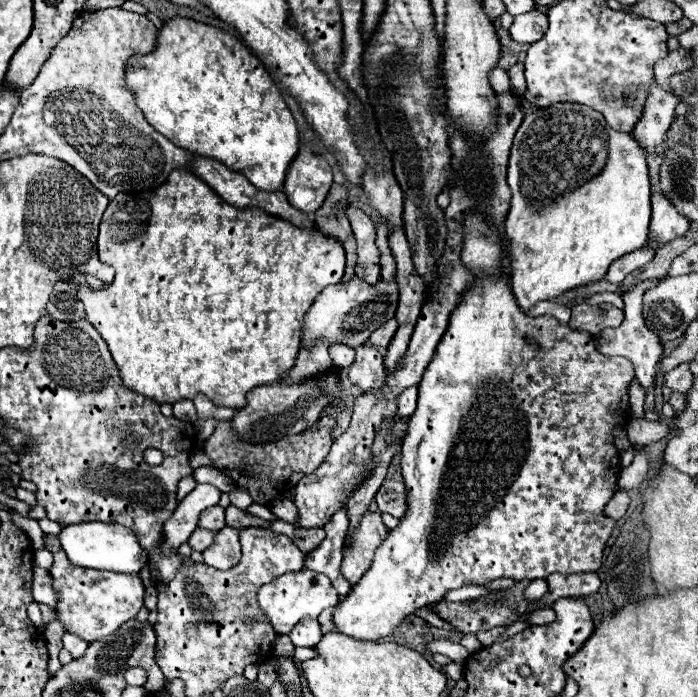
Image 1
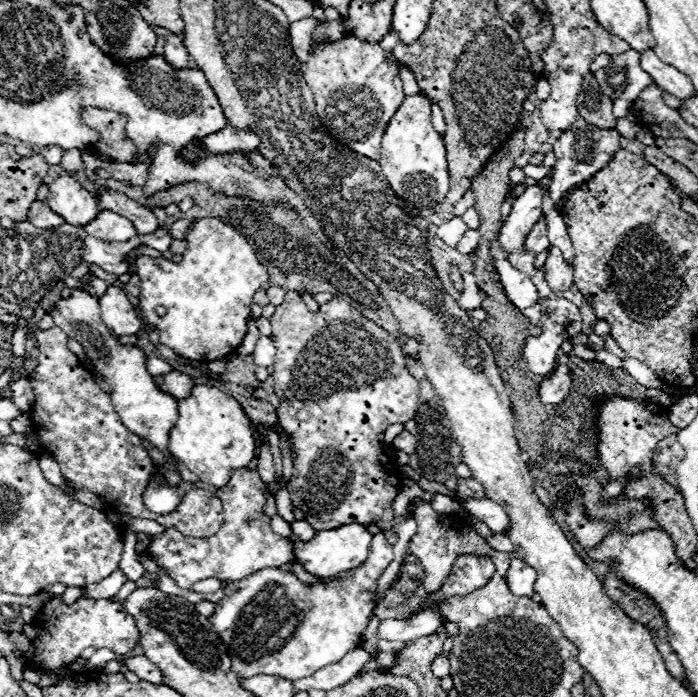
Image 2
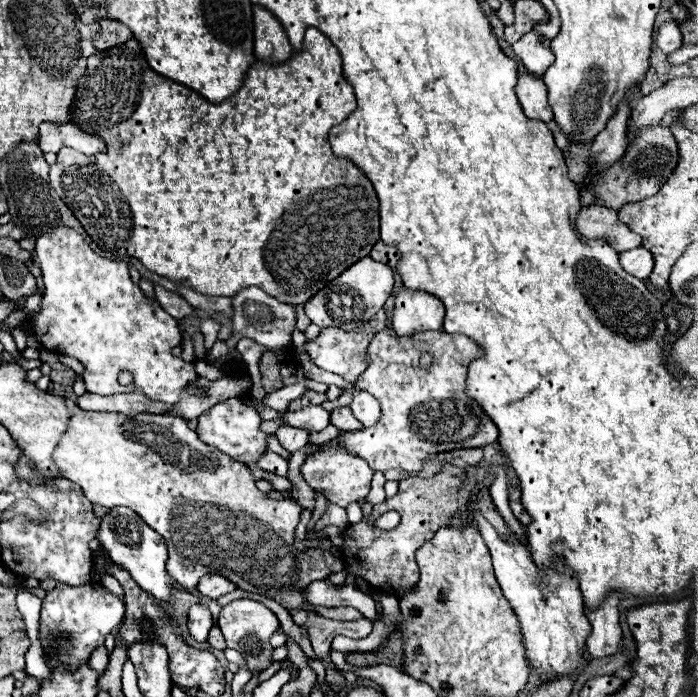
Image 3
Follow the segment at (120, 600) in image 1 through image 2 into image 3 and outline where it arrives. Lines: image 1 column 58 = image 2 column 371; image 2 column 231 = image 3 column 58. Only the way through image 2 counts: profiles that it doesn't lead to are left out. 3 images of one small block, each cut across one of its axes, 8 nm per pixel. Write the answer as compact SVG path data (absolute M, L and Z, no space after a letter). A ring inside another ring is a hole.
M56 584L42 604L40 640L48 666L54 670L54 660L62 660L68 670L76 670L80 662L88 660L96 646L104 644L108 634L114 634L124 618L124 604L108 590L96 590L92 584L64 586Z

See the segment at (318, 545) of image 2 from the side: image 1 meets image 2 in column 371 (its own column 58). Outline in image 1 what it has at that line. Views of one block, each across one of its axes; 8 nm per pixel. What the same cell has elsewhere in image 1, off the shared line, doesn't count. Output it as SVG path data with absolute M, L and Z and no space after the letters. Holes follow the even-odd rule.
M82 522L64 526L60 534L56 534L60 548L68 556L68 560L74 566L80 568L92 568L92 570L110 570L110 572L122 572L122 574L140 574L144 564L148 562L148 556L138 546L136 536L116 524L104 524L104 522Z

